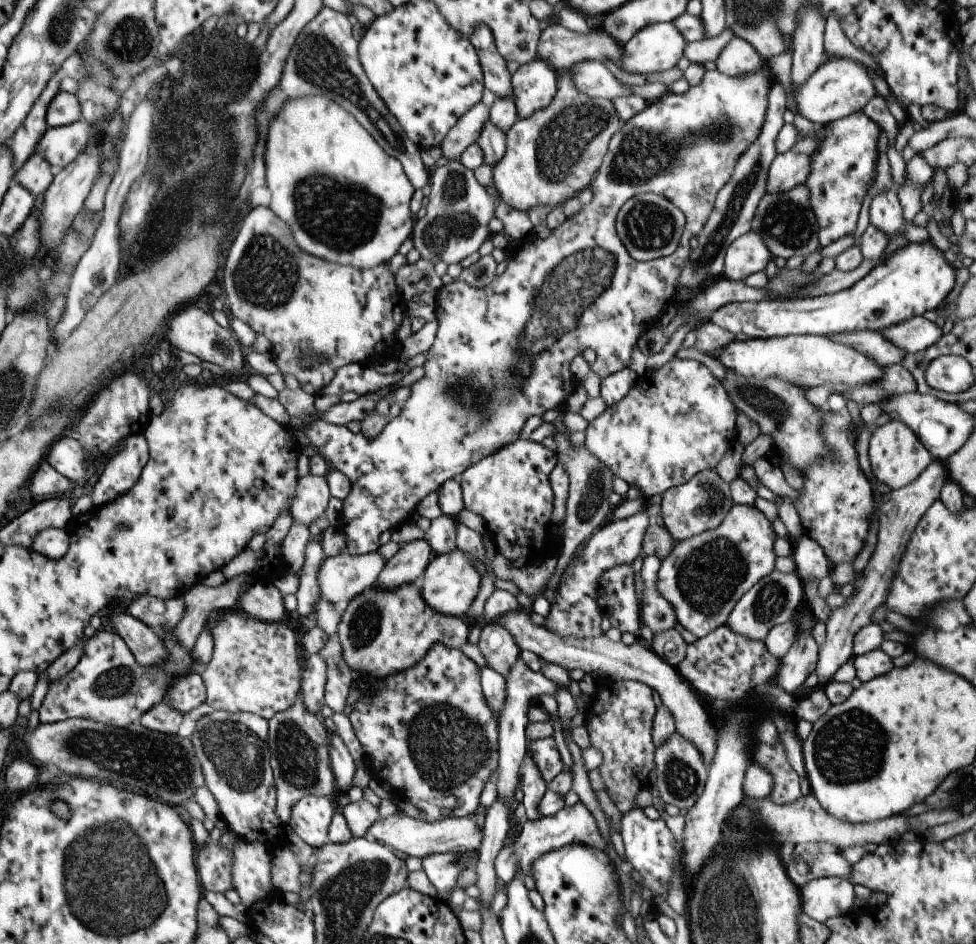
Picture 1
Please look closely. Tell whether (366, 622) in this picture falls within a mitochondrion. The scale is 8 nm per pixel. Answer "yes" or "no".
yes

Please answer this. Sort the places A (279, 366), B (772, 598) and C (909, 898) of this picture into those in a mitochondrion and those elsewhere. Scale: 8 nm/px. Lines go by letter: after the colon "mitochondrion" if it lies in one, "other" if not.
A: other
B: mitochondrion
C: other

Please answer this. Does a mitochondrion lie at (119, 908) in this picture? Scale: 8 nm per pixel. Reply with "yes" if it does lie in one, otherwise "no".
yes

